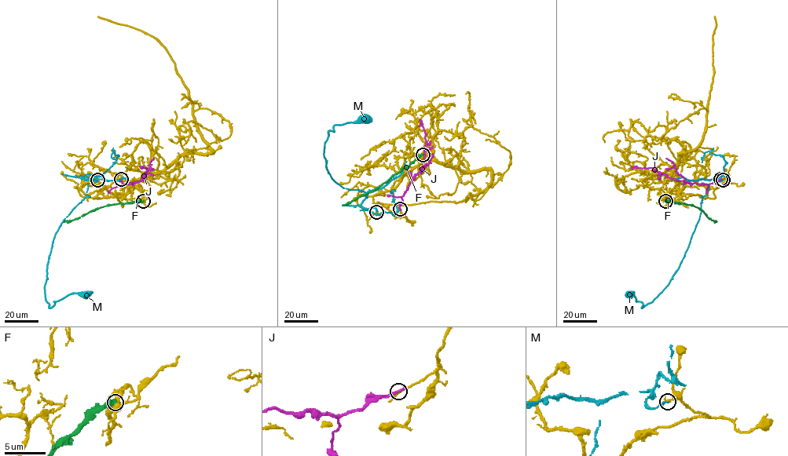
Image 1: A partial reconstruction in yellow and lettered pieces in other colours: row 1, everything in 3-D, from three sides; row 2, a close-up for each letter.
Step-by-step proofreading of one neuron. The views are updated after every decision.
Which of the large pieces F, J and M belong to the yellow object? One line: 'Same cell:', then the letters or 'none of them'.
Same cell: none of them

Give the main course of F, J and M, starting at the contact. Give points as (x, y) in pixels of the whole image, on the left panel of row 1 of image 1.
F: (143, 201), (109, 204), (63, 222)
J: (121, 179), (122, 184), (144, 180), (147, 168), (141, 167)
M: (97, 180), (82, 178), (88, 184), (86, 196), (56, 234), (45, 286), (50, 308), (70, 294), (93, 292)

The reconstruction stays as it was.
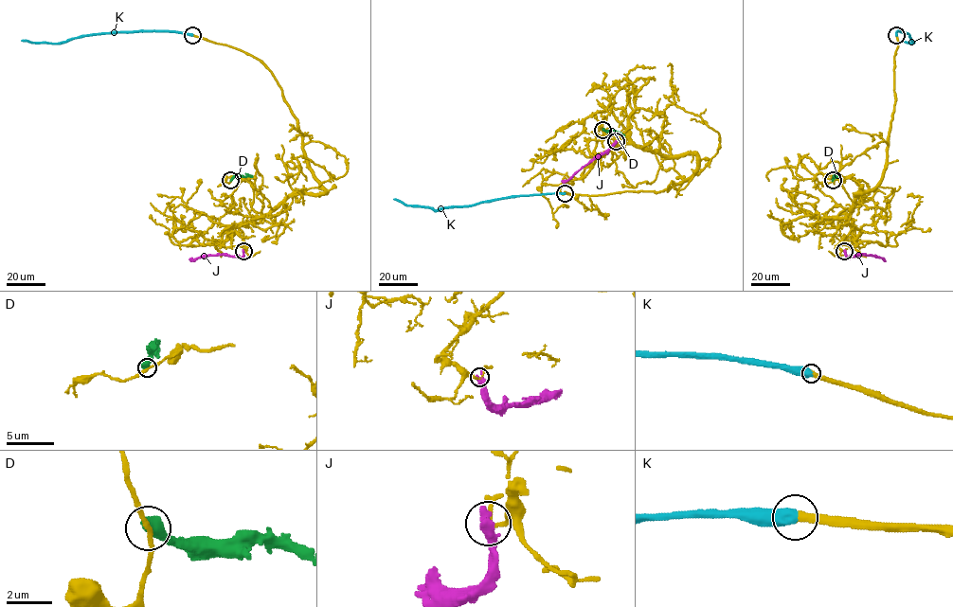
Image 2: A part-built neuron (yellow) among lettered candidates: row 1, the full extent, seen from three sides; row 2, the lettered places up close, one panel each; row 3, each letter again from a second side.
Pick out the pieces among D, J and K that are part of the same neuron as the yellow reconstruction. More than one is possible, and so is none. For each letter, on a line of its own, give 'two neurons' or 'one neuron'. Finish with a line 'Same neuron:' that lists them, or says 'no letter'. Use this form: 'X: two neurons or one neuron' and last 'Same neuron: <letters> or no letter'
D: two neurons
J: two neurons
K: one neuron
Same neuron: K

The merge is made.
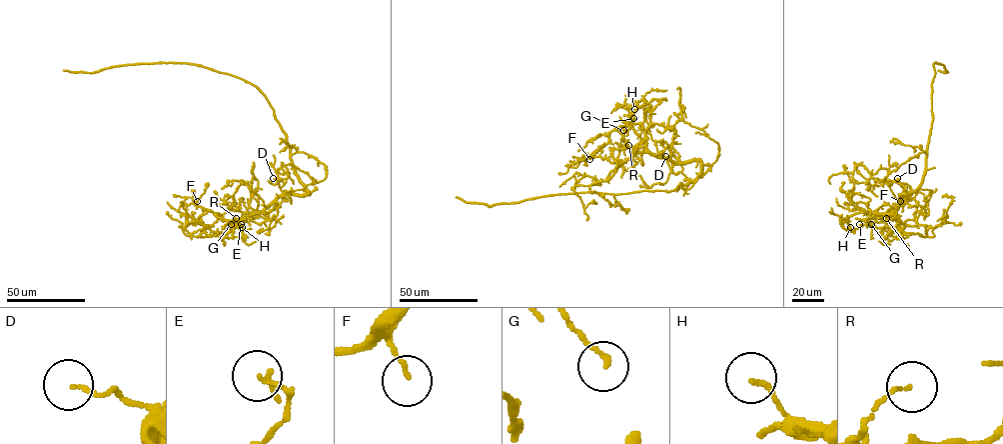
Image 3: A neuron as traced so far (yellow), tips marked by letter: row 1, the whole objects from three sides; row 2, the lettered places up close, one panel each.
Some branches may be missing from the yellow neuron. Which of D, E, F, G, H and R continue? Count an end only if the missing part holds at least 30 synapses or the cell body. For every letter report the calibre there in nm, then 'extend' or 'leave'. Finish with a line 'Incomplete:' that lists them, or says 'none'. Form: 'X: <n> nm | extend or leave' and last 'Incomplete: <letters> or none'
D: 110 nm | leave
E: 110 nm | leave
F: 120 nm | leave
G: 140 nm | leave
H: 110 nm | leave
R: 110 nm | leave
Incomplete: none

